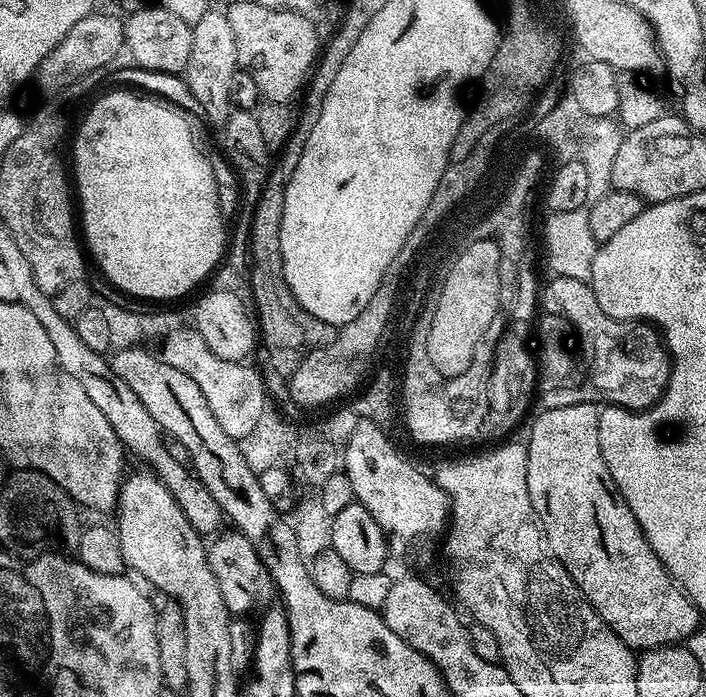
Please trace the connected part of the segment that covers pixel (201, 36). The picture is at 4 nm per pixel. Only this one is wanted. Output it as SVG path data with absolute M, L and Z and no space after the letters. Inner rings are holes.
M210 8L206 14L193 25L190 62L184 71L184 77L194 93L194 98L205 107L207 121L223 125L234 111L231 98L232 77L239 69L237 62L237 40L230 26L225 11Z

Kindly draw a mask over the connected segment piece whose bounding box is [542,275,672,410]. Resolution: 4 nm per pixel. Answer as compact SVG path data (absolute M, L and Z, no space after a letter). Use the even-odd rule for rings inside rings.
M555 275L550 280L542 288L543 311L564 316L566 322L570 322L586 361L587 375L591 383L593 380L596 384L605 384L607 403L629 410L644 410L655 404L663 396L672 372L670 353L657 329L648 322L610 318L610 314L598 306L598 298L589 282Z

